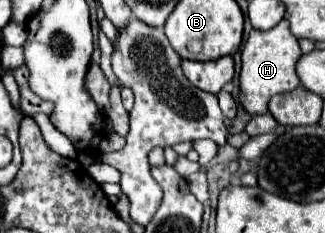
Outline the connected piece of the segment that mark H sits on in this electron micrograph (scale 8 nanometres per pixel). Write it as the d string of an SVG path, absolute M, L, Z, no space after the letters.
M280 21L270 31L256 31L252 29L248 41L242 49L242 71L240 71L240 93L242 93L242 107L250 115L266 113L268 99L276 93L292 91L300 85L296 75L296 61L302 55L298 39L290 33L288 23Z

